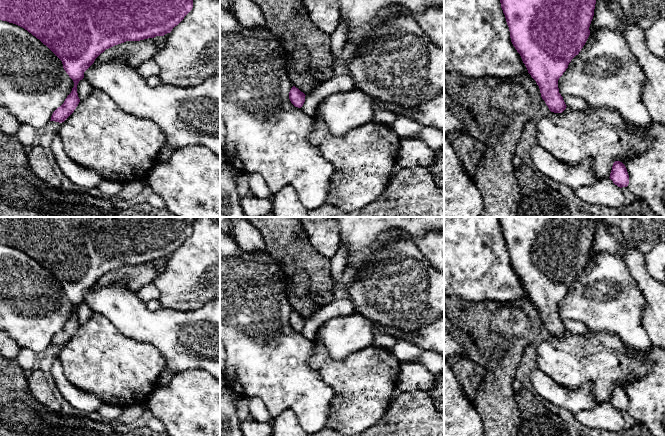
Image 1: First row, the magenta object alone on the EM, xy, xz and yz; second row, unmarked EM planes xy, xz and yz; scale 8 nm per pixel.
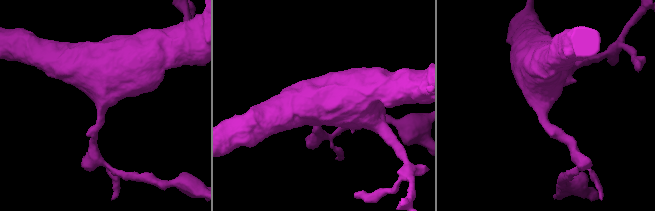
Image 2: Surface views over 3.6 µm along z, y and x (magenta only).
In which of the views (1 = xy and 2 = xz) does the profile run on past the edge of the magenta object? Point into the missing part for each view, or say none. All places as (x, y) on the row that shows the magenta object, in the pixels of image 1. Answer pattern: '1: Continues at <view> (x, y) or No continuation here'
1: No continuation here
2: No continuation here

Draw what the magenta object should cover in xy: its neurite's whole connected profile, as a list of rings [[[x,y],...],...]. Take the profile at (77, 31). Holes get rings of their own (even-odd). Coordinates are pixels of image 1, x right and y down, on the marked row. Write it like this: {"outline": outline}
{"outline": [[[0,0],[0,20],[16,24],[46,45],[61,61],[74,82],[71,93],[52,114],[50,121],[62,123],[76,109],[80,99],[77,85],[95,59],[115,45],[170,33],[192,10],[193,0]]]}

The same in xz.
{"outline": [[[293,86],[289,92],[289,99],[291,103],[298,108],[301,108],[305,102],[305,94],[298,88]]]}

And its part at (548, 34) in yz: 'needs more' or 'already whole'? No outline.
already whole

